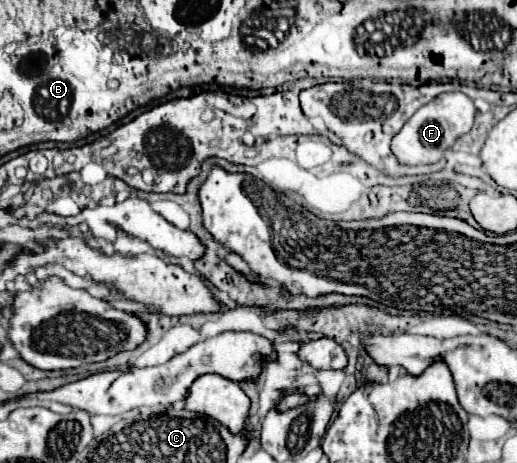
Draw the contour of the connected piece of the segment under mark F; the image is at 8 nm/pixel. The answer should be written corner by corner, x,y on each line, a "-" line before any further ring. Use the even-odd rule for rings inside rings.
445,93
421,107
393,137
391,151
401,165
431,165
445,157
445,151
455,145
459,137
471,131
475,119
475,105
463,93

